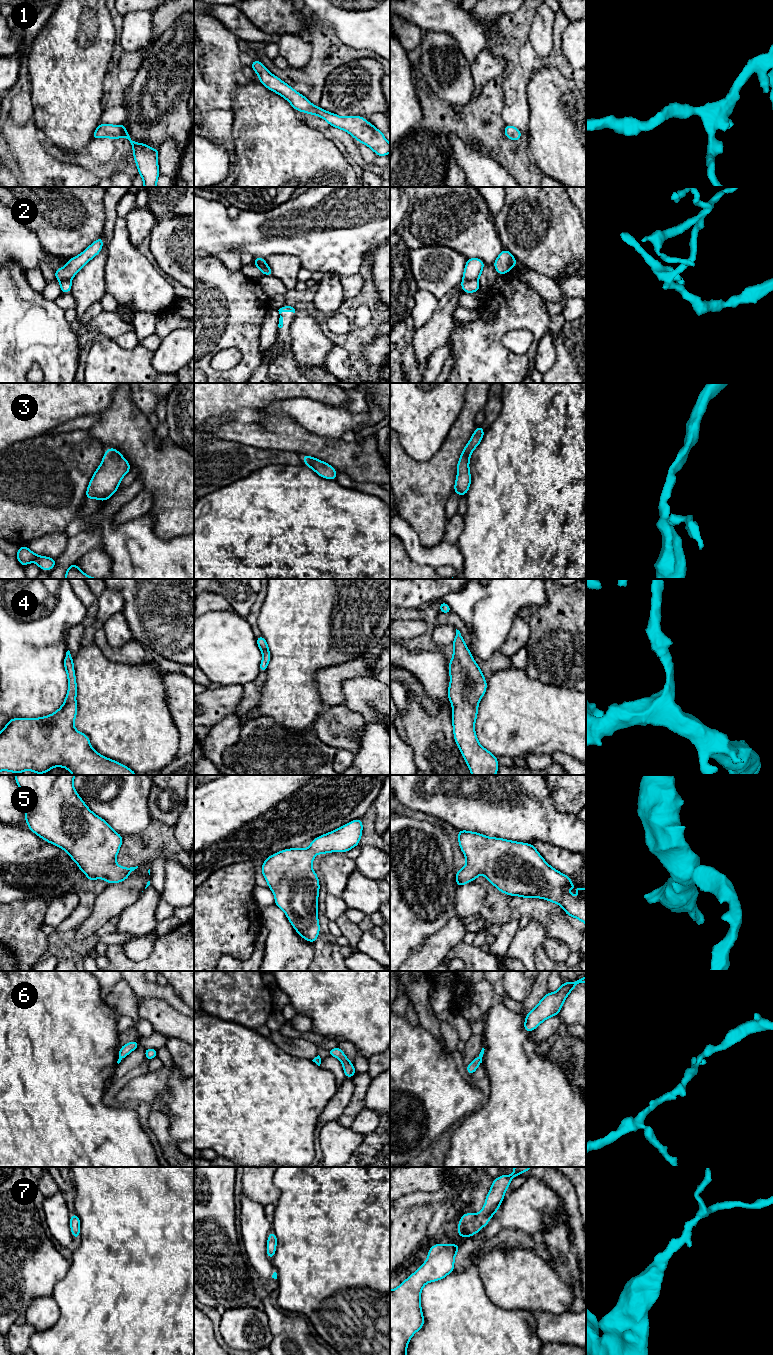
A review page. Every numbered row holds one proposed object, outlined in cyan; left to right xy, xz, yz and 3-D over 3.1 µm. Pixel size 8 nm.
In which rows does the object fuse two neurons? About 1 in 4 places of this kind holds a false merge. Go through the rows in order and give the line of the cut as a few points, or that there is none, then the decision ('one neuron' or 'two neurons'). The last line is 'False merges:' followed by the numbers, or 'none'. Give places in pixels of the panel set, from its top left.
1: no cut; one neuron
2: cut in yz along (463, 278), (477, 279); two neurons
3: no cut; one neuron
4: no cut; one neuron
5: no cut; one neuron
6: no cut; one neuron
7: no cut; one neuron
False merges: 2

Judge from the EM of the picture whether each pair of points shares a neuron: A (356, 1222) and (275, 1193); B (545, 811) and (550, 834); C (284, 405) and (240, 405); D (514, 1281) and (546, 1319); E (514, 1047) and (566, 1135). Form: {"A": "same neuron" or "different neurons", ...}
{"A": "different neurons", "B": "same neuron", "C": "different neurons", "D": "different neurons", "E": "same neuron"}

